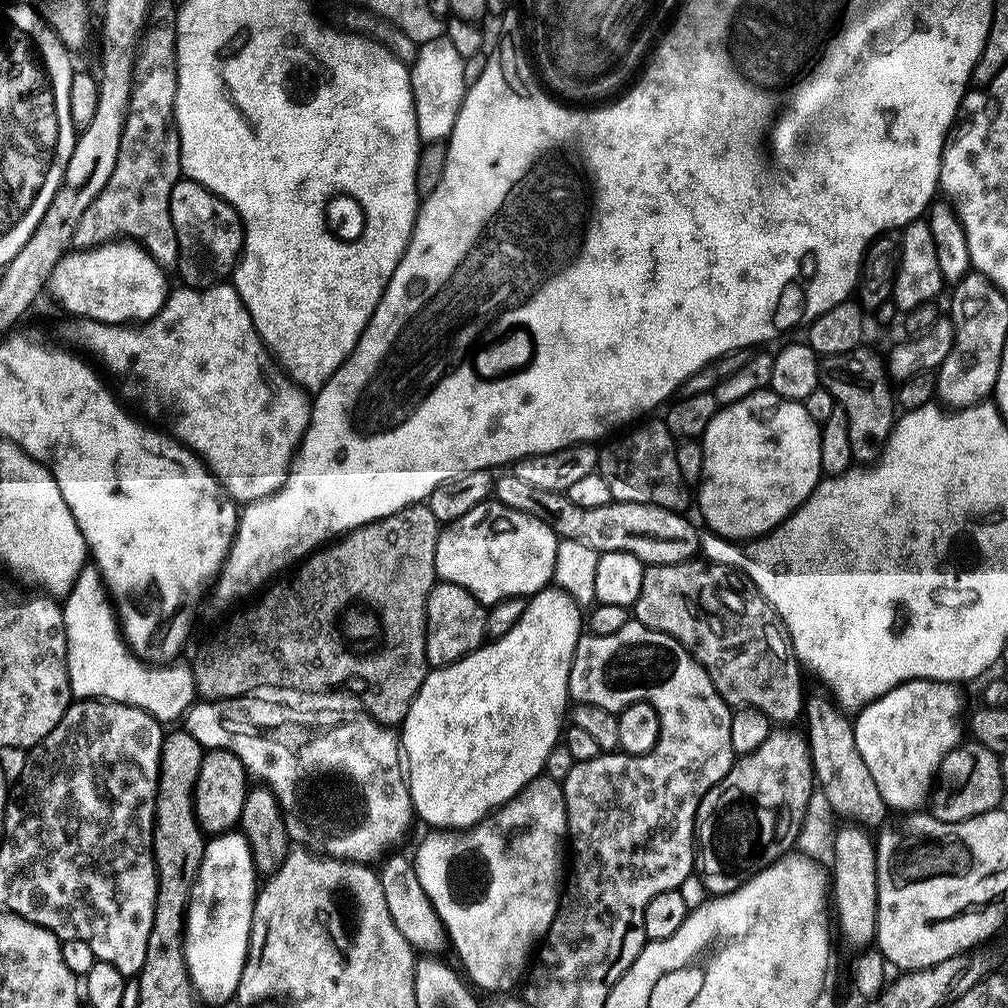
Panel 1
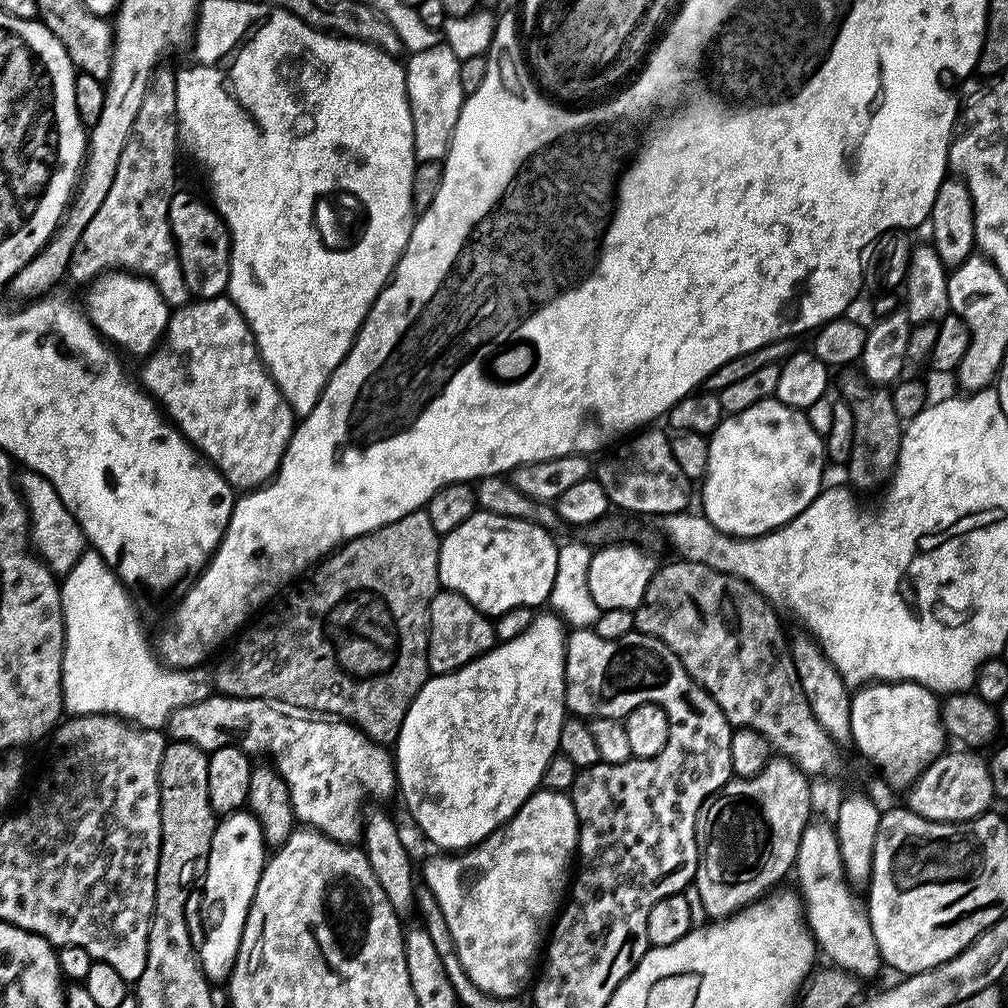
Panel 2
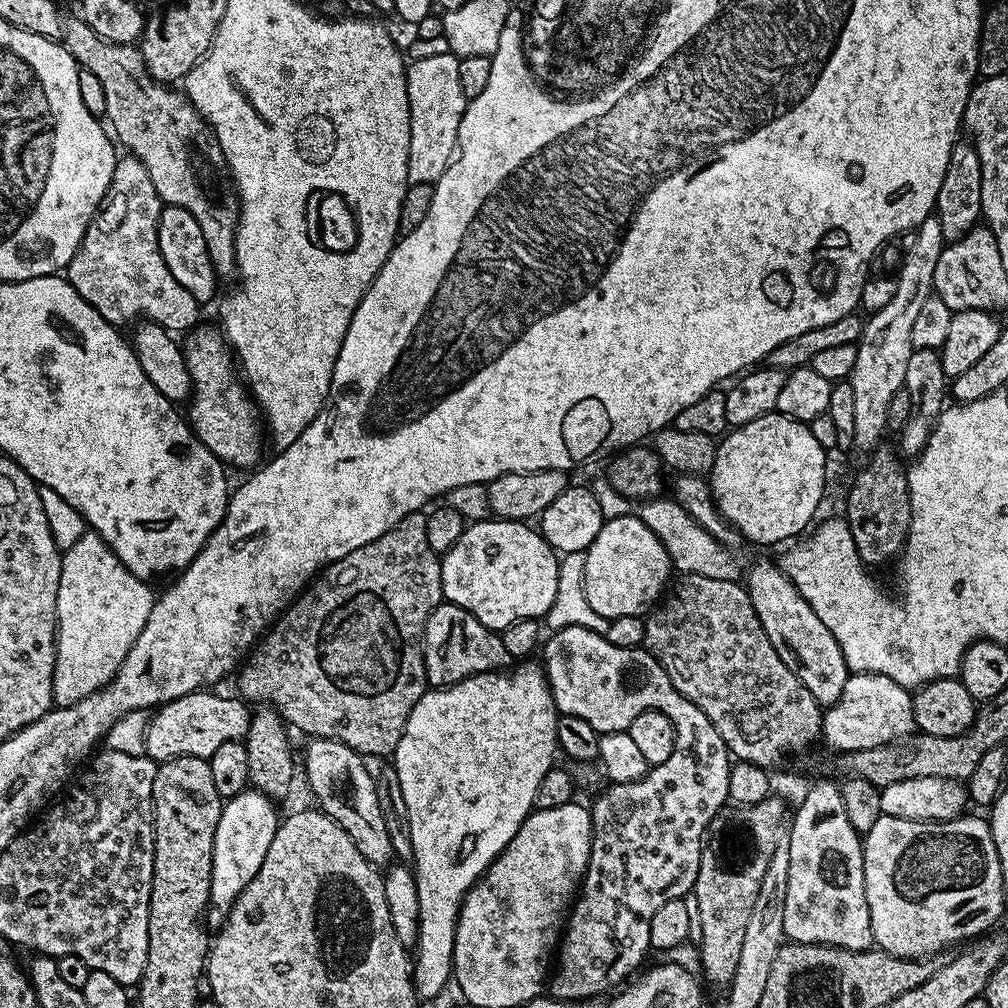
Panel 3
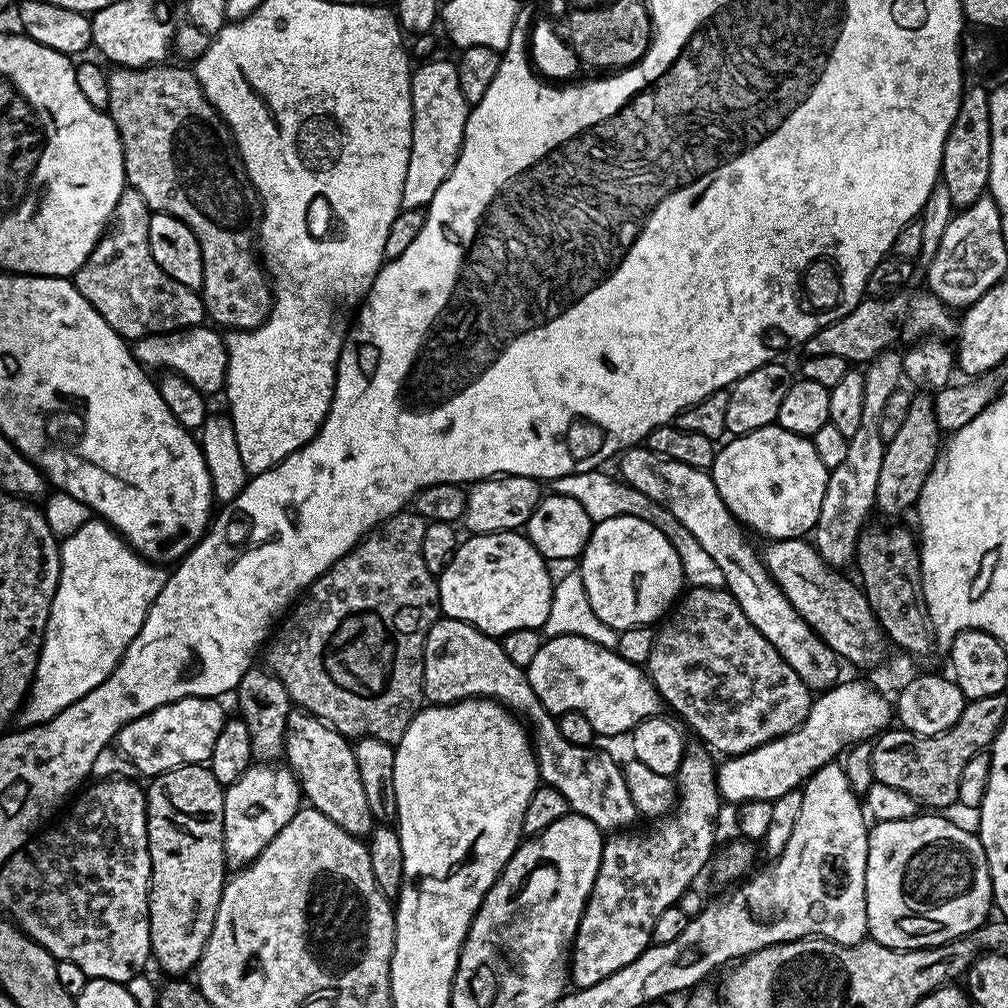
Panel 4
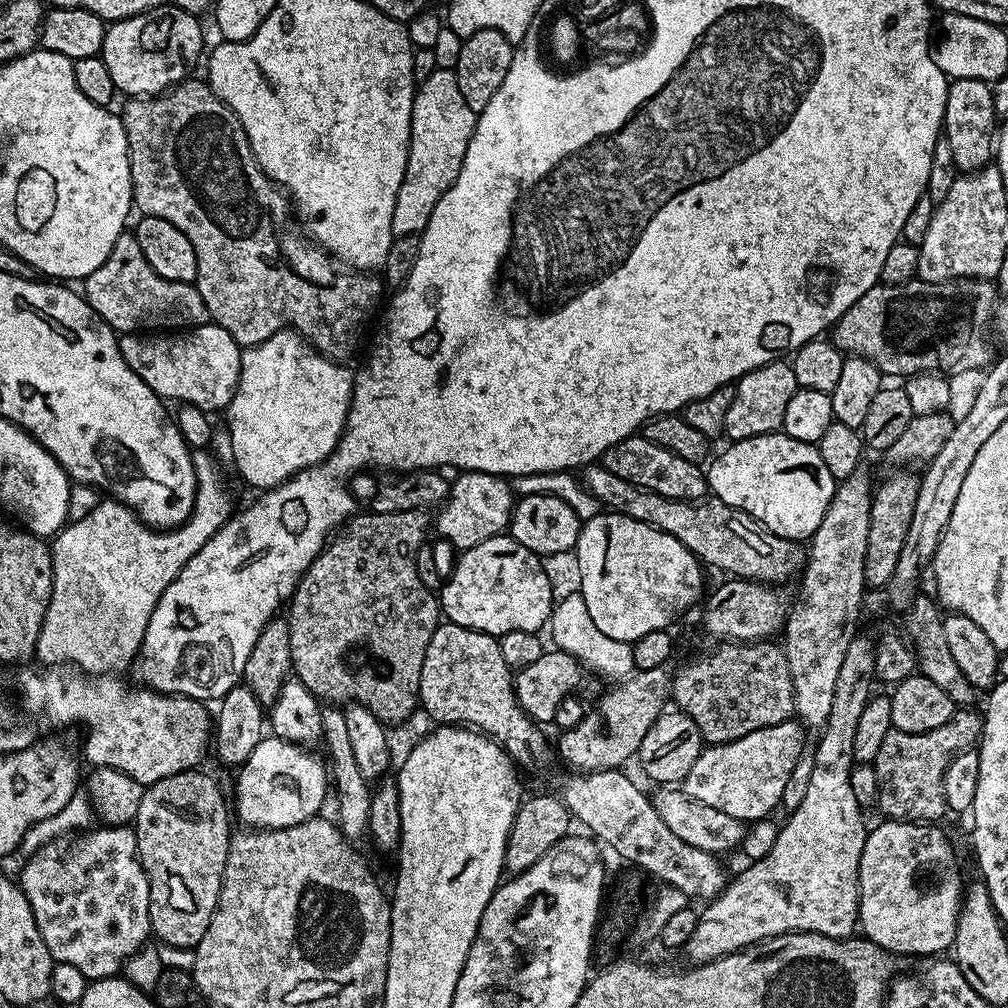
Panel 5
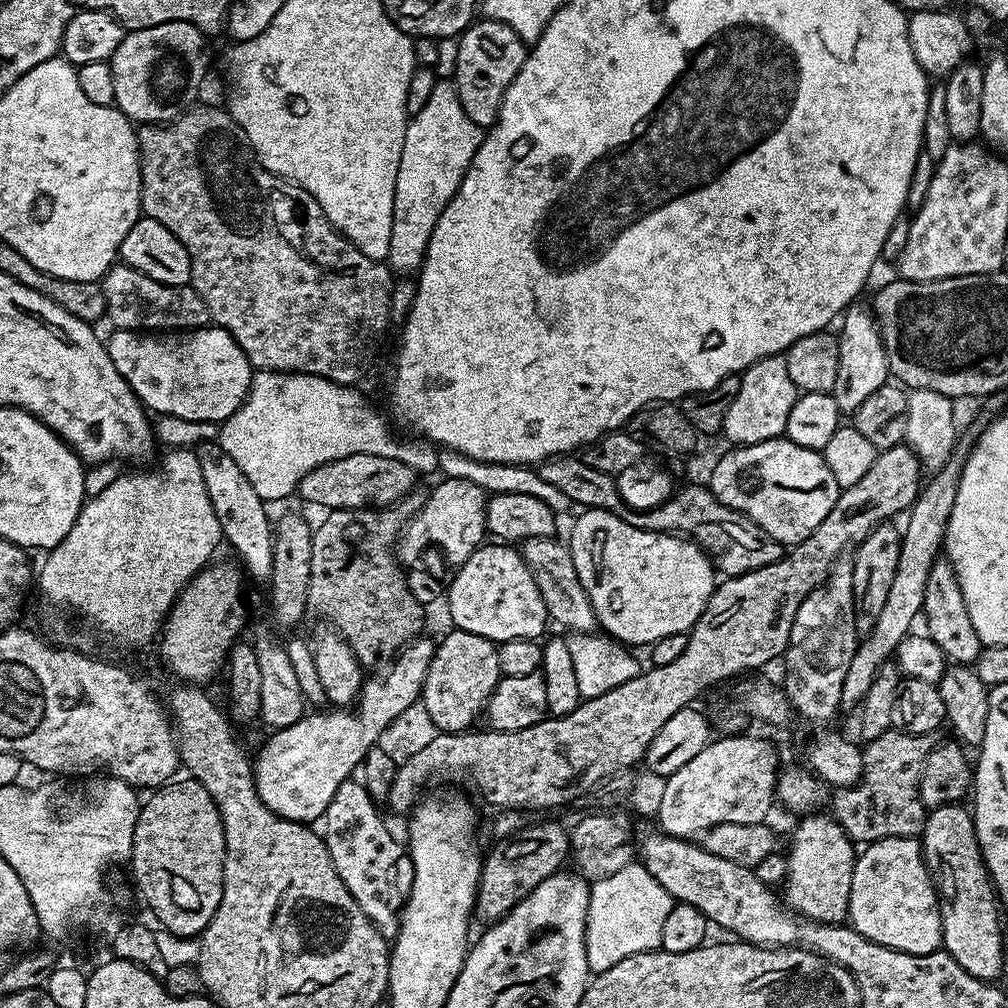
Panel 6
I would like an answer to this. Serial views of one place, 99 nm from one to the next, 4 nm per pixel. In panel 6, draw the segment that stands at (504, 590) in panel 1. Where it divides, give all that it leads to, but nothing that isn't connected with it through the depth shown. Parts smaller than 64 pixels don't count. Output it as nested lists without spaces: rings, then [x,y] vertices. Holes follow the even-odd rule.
[[[485,542],[470,554],[466,563],[455,569],[456,577],[446,588],[446,605],[457,629],[462,632],[473,632],[493,642],[503,642],[514,638],[526,638],[539,641],[545,635],[544,627],[549,627],[546,602],[542,602],[542,594],[538,590],[538,582],[534,582],[534,574],[526,566],[523,555],[516,552],[508,542]]]

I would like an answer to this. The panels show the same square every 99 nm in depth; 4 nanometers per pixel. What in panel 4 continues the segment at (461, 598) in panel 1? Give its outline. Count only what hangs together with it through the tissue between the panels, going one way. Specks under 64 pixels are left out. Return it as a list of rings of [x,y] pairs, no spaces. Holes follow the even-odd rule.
[[[447,618],[437,620],[430,626],[424,643],[425,701],[429,705],[457,704],[459,700],[479,700],[481,698],[499,700],[509,712],[527,721],[530,725],[530,739],[536,754],[536,765],[540,771],[541,781],[547,787],[558,790],[558,794],[566,798],[569,809],[575,815],[590,818],[590,822],[594,822],[594,826],[598,826],[605,834],[633,827],[631,824],[638,820],[638,813],[630,798],[630,790],[626,790],[626,778],[622,764],[610,758],[609,754],[602,749],[595,746],[574,746],[574,742],[566,742],[566,738],[562,738],[562,730],[557,717],[550,715],[542,706],[542,702],[538,702],[528,681],[527,671],[519,668],[514,662],[510,662],[510,658],[506,658],[506,650],[497,637],[488,636],[482,630],[461,620]]]

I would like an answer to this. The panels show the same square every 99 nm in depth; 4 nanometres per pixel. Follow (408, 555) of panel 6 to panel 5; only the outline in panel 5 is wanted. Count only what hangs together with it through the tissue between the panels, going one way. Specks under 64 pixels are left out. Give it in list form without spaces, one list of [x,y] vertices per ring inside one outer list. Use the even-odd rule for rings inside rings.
[[[461,471],[457,476],[460,477],[451,481],[447,500],[435,513],[434,528],[435,531],[437,528],[456,550],[463,550],[501,535],[511,525],[514,493],[511,483],[503,476],[465,471]]]

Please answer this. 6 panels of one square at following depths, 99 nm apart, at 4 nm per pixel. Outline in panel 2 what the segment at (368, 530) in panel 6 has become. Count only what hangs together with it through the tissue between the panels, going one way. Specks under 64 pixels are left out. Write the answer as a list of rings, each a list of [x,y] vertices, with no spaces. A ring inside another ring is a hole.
[[[421,510],[398,518],[398,522],[390,522],[378,530],[349,540],[347,544],[339,545],[335,551],[319,561],[299,583],[287,589],[288,597],[273,612],[265,611],[255,623],[245,627],[239,633],[238,639],[227,649],[229,652],[221,658],[220,665],[214,668],[215,691],[222,696],[237,696],[243,700],[279,702],[289,709],[303,710],[308,714],[331,714],[336,718],[347,718],[355,722],[360,731],[365,732],[375,744],[395,745],[402,722],[406,718],[406,710],[410,710],[410,702],[414,702],[418,690],[422,690],[422,686],[428,681],[430,675],[428,670],[428,602],[433,600],[442,588],[438,574],[441,539],[441,533],[434,530],[427,511]]]

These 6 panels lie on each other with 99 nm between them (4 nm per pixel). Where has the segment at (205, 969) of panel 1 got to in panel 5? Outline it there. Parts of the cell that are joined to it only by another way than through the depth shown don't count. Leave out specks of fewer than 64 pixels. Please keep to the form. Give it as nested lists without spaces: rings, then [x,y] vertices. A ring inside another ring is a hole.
[[[268,734],[265,735],[262,742],[258,742],[258,746],[254,746],[254,754],[250,754],[250,758],[246,758],[246,762],[242,765],[239,765],[238,772],[240,772],[240,777],[236,780],[236,808],[234,804],[234,810],[240,814],[241,820],[246,823],[249,829],[259,830],[261,828],[289,828],[295,824],[305,824],[307,820],[313,819],[317,815],[316,812],[324,804],[324,795],[329,795],[330,792],[330,772],[326,767],[325,761],[319,760],[316,756],[311,756],[309,749],[307,747],[301,746],[299,744],[291,744],[288,740],[283,740],[277,736]]]

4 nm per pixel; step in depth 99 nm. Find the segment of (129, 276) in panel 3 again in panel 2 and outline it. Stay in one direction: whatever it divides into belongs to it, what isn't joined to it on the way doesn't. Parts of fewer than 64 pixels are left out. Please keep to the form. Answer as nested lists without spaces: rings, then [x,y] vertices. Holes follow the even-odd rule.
[[[163,68],[153,75],[148,85],[146,98],[142,98],[142,110],[138,110],[138,118],[134,118],[134,126],[130,130],[130,138],[126,138],[126,146],[118,161],[110,190],[97,214],[90,219],[82,236],[78,238],[67,275],[76,280],[84,280],[83,282],[91,282],[109,270],[123,270],[146,276],[168,305],[179,306],[189,303],[190,293],[168,221],[172,195],[178,191],[178,94],[176,72]]]

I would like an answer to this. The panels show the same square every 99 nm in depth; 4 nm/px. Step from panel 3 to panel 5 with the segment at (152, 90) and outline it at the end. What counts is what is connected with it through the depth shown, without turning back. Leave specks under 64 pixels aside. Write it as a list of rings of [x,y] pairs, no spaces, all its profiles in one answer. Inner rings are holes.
[[[181,80],[166,94],[123,101],[122,119],[128,139],[135,207],[145,216],[162,218],[170,226],[178,226],[190,238],[198,262],[194,283],[198,294],[202,294],[202,302],[206,302],[208,319],[222,326],[236,344],[261,344],[266,338],[291,329],[328,359],[347,361],[344,359],[355,354],[364,336],[364,323],[380,304],[381,277],[341,264],[315,242],[304,244],[305,237],[298,231],[290,211],[289,197],[261,170],[242,122],[200,80]]]

